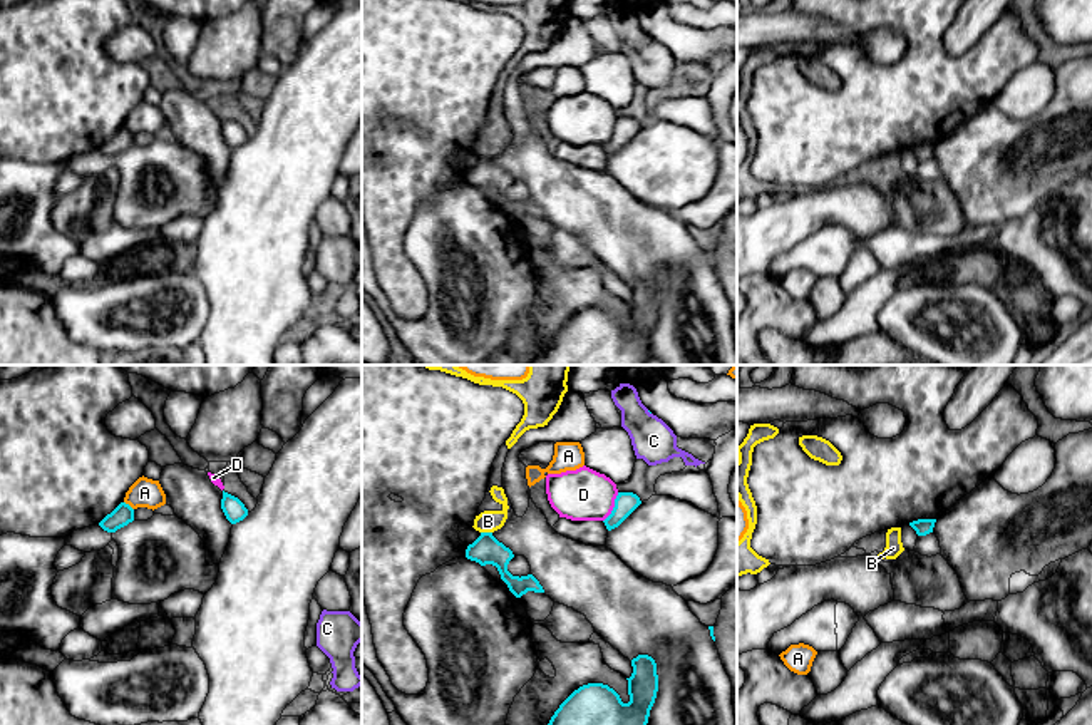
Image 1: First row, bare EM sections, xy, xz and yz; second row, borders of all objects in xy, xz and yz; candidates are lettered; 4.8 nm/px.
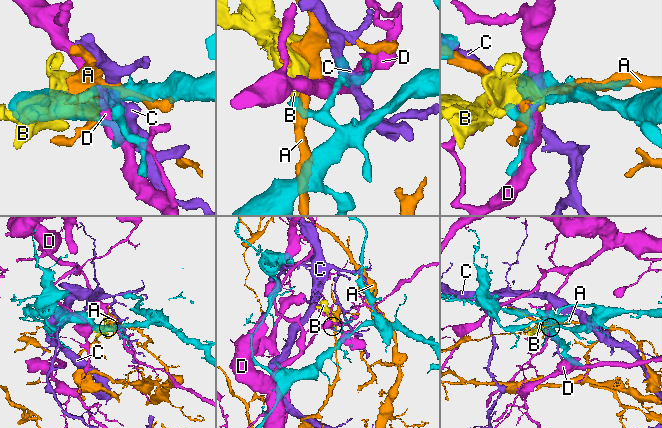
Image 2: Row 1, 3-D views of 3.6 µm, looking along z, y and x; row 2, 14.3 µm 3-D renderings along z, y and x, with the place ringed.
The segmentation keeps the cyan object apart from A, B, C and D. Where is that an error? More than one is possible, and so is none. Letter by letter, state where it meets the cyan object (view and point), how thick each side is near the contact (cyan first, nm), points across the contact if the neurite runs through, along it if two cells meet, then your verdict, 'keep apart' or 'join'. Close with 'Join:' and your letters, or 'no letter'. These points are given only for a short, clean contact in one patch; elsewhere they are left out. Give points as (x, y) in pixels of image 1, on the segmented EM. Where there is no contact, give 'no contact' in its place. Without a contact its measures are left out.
A: xy (129, 506) | 100/140 nm | keep apart
B: xz (486, 533) | 140/110 nm | along xz (481, 531), (491, 533) | keep apart
C: no contact | keep apart
D: xz (613, 508) | 110/260 nm | keep apart
Join: no letter

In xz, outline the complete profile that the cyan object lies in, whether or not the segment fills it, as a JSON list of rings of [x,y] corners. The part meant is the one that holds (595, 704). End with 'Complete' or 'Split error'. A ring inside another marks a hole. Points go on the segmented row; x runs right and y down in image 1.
[[[638,655],[631,666],[628,703],[608,685],[588,683],[559,705],[548,725],[646,725],[658,692],[657,663]]]. Complete

